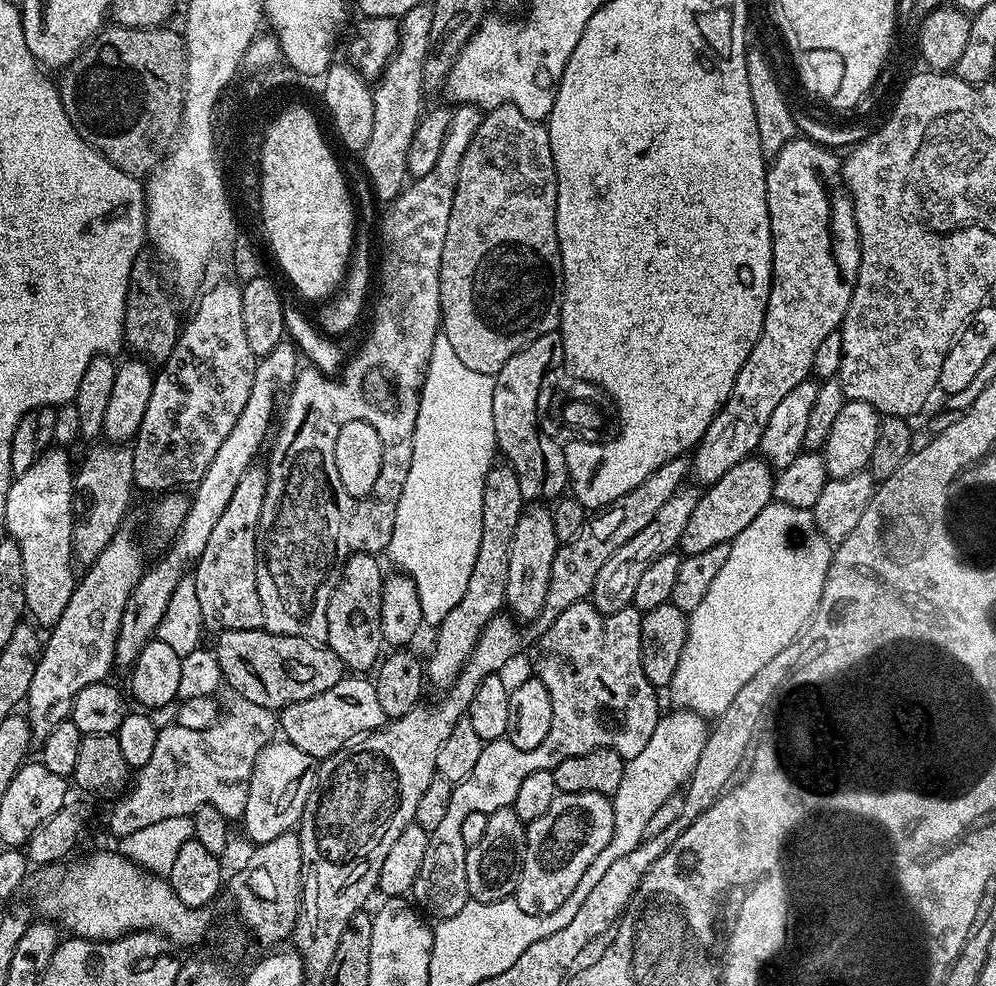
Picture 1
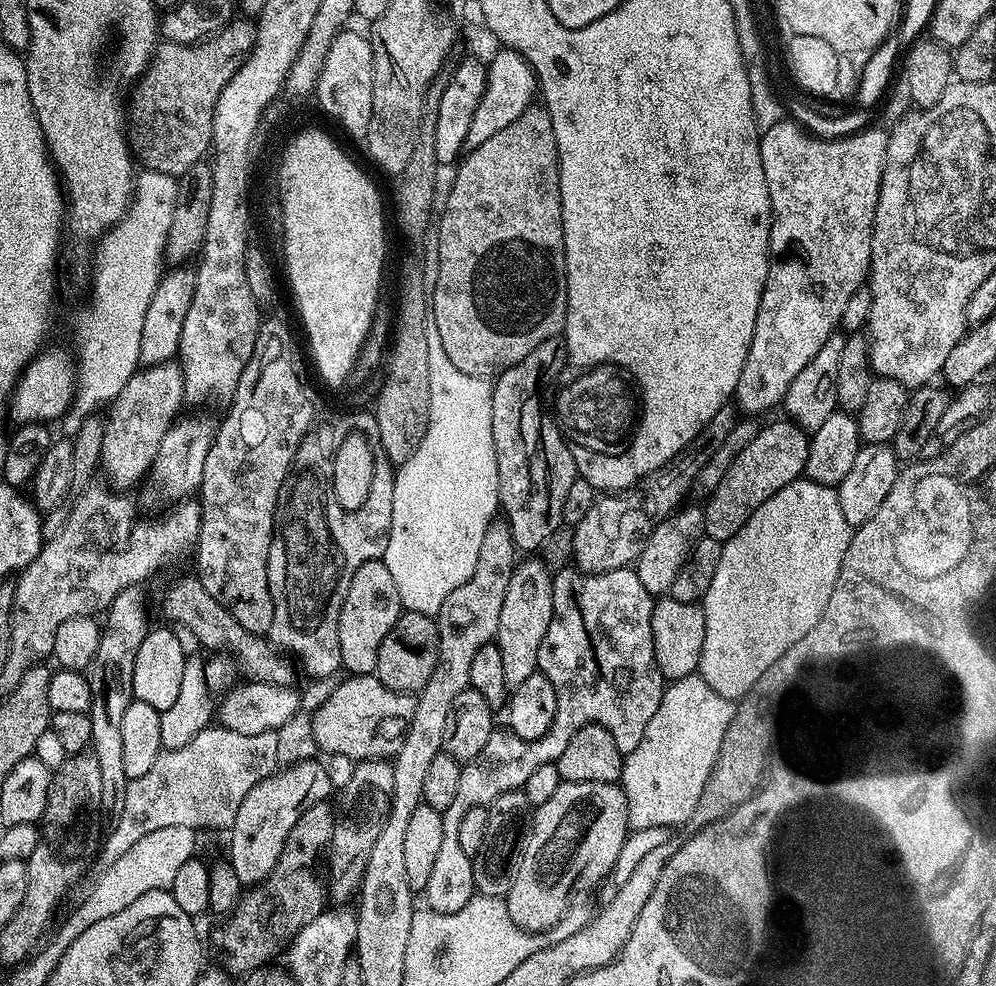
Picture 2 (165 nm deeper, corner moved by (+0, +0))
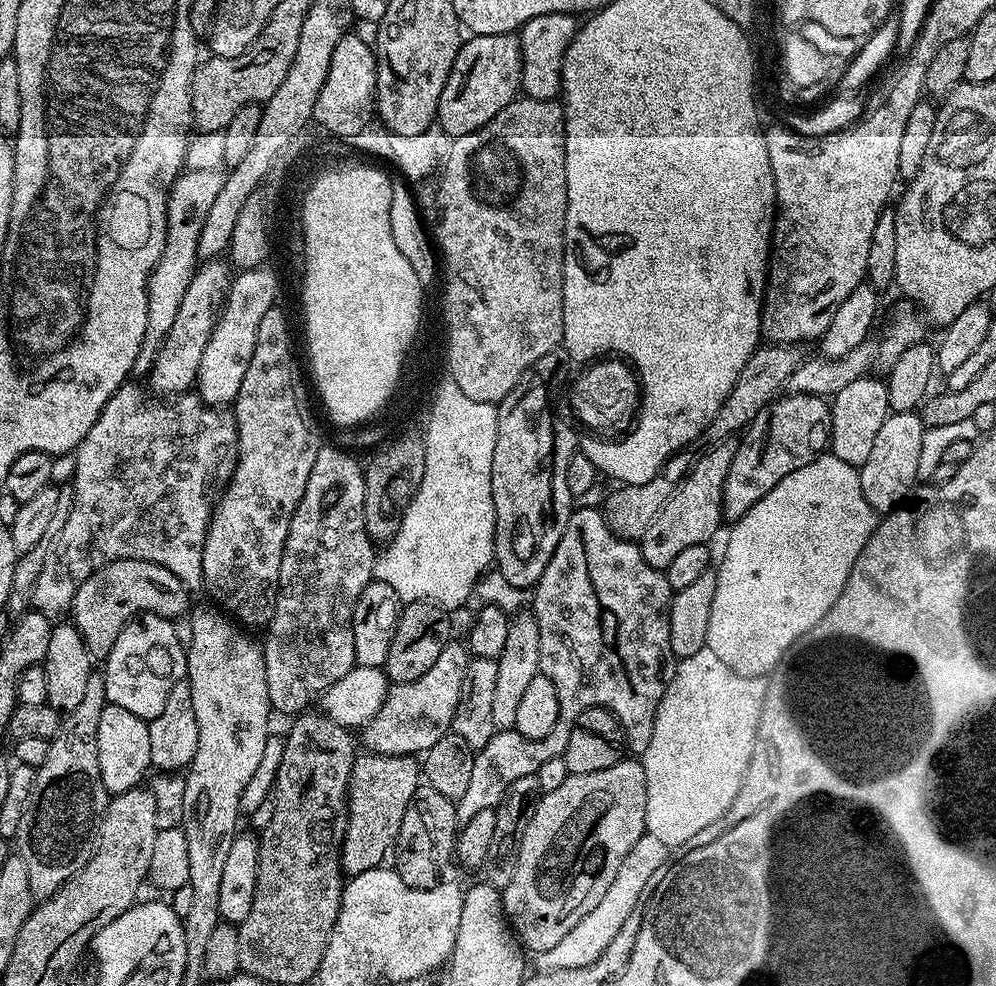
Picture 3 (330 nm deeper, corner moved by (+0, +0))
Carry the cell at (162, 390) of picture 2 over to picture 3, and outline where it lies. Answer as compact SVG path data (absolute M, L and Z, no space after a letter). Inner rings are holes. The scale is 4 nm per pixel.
M224 258L205 260L193 272L192 281L186 286L186 294L182 294L178 314L170 325L170 334L166 334L164 344L152 363L151 391L157 397L172 398L177 394L187 393L195 385L198 366L202 366L202 350L206 350L206 342L210 342L210 334L214 330L233 279L233 269Z

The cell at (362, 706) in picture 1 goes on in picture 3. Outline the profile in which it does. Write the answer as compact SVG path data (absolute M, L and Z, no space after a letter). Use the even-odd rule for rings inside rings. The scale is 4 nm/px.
M450 642L438 654L434 666L422 674L422 678L414 678L414 682L405 684L392 684L388 690L388 697L384 700L383 706L378 710L378 714L370 723L364 725L362 735L364 735L363 747L370 752L377 752L383 756L416 756L430 750L438 738L445 736L452 727L454 710L458 710L458 698L462 698L462 678L466 678L466 666L470 659L470 653L463 643Z

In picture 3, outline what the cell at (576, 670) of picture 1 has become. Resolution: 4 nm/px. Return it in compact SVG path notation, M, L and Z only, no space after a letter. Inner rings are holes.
M599 507L580 508L565 524L563 521L560 541L536 584L534 595L530 608L538 622L540 671L556 684L558 722L554 722L546 738L526 738L515 730L497 730L490 742L478 749L466 794L455 801L457 825L470 822L482 810L495 809L510 782L534 776L538 766L543 766L549 758L563 756L574 722L588 708L604 708L619 718L629 753L643 754L646 746L650 746L650 738L654 738L658 702L662 702L666 673L674 664L668 621L674 593L667 575L648 565L646 558L642 558L639 543L617 536Z

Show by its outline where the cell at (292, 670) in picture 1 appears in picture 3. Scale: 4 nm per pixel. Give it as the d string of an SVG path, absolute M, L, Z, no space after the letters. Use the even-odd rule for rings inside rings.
M115 560L92 572L72 599L71 623L80 632L92 658L106 658L118 638L118 634L138 615L152 612L155 616L180 618L189 611L190 589L166 566L158 566L145 560Z

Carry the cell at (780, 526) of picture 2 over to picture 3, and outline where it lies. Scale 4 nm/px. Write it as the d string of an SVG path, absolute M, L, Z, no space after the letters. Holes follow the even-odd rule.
M825 454L794 470L794 474L786 474L766 498L758 498L743 518L731 525L732 533L728 536L724 557L721 560L719 557L715 569L716 589L714 606L710 606L707 648L714 650L714 654L738 674L767 677L784 659L788 647L808 635L819 620L829 615L877 523L878 513L862 494L857 465Z

